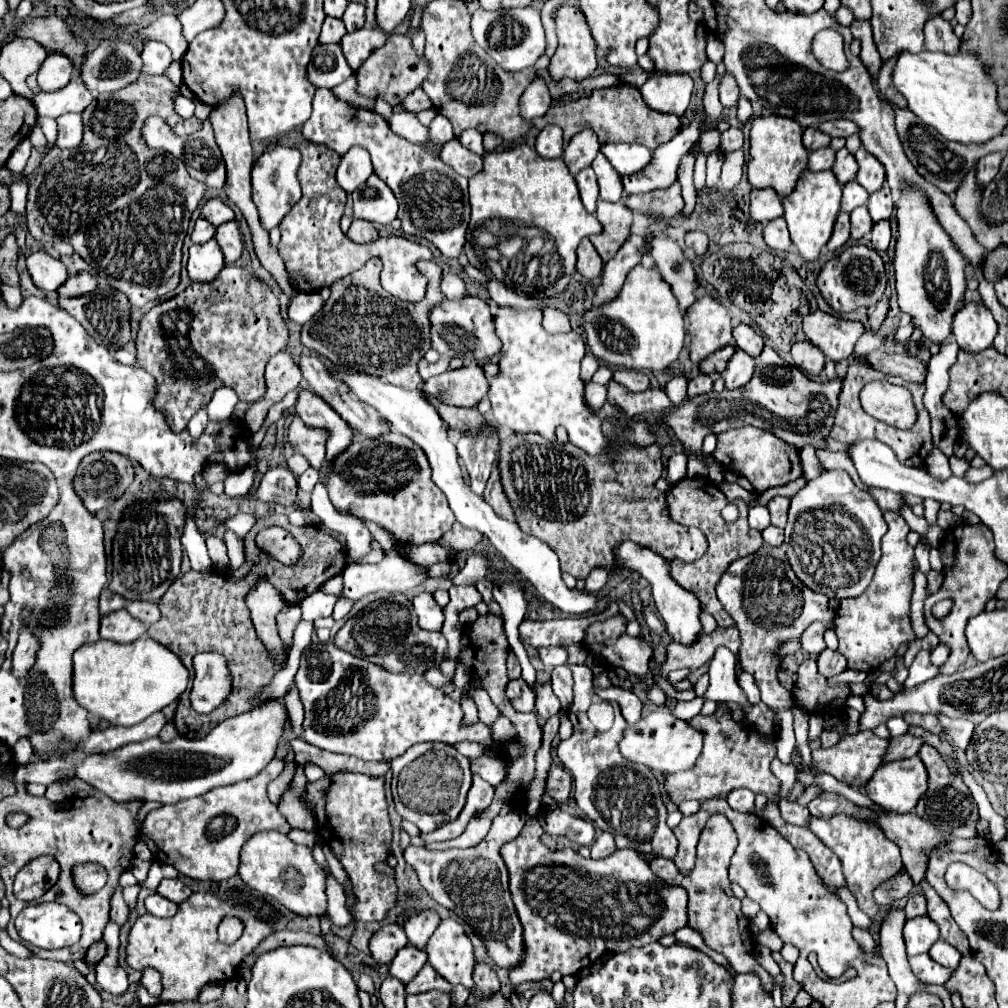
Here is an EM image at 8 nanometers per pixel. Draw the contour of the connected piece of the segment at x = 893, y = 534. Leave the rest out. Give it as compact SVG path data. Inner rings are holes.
M884 512L884 520L888 524L888 532L882 538L882 558L876 566L872 584L864 594L842 600L834 616L834 630L840 644L838 652L846 656L848 668L862 672L874 672L884 660L896 656L902 642L914 640L914 632L910 628L910 596L914 588L910 564L914 550L906 542L910 528L896 512Z

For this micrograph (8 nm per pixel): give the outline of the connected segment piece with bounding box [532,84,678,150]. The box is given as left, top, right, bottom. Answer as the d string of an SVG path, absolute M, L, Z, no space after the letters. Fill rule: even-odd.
M616 84L612 88L602 88L602 90L592 90L590 96L578 98L574 102L566 104L556 104L552 106L542 118L532 120L536 128L544 128L546 124L556 124L564 130L564 140L568 142L576 132L590 128L598 134L600 144L610 144L610 142L640 142L646 148L654 150L662 142L668 142L676 130L678 130L678 118L672 114L662 114L654 112L648 108L638 92L638 88L630 84Z

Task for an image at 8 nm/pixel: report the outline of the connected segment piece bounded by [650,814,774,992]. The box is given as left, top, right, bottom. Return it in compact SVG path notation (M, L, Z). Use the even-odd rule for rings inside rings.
M716 814L716 816L708 818L708 824L701 832L696 847L694 870L688 876L682 876L678 872L678 868L674 866L674 862L668 858L656 856L656 858L652 858L650 864L652 864L652 872L656 872L656 876L660 876L660 880L664 880L666 884L672 884L672 886L682 886L688 892L688 926L702 934L706 946L724 954L736 972L756 970L756 974L762 980L762 986L766 988L766 992L770 992L774 986L774 980L758 966L758 962L754 960L752 948L746 946L748 920L740 912L740 900L736 896L732 896L732 888L730 888L730 880L728 880L728 866L730 866L734 848L736 848L736 832L734 832L732 824L728 824L726 816Z

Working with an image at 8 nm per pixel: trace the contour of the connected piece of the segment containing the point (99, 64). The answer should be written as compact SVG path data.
M104 40L100 46L84 56L78 78L90 92L116 92L140 76L142 60L130 42Z

